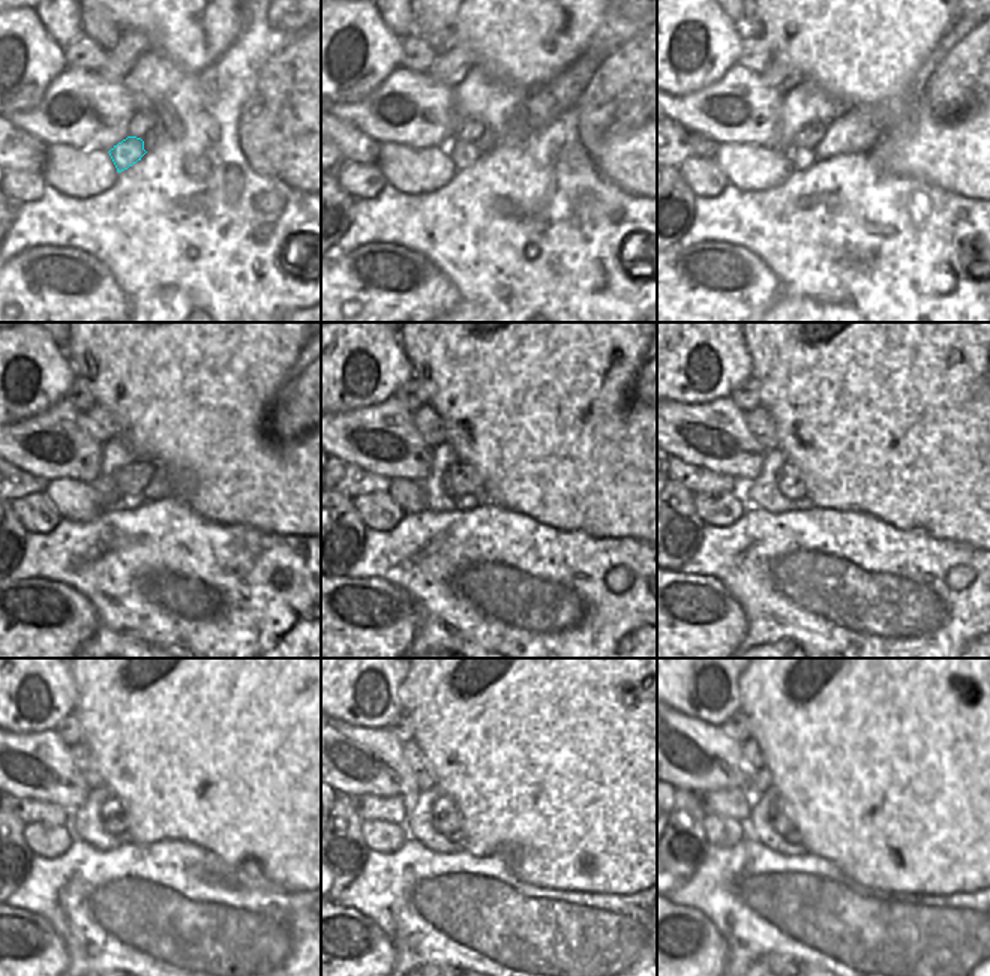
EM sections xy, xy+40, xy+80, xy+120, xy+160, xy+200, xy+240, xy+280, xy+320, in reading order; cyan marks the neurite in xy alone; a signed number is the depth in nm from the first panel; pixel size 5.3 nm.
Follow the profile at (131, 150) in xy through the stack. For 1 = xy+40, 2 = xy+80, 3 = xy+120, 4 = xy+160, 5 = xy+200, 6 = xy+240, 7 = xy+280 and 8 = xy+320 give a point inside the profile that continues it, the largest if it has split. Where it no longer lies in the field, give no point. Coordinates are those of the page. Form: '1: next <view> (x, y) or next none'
1: next xy+40 (462, 155)
2: next xy+80 (801, 159)
3: next xy+120 (126, 499)
4: next xy+160 (467, 502)
5: next xy+200 (803, 504)
6: next xy+240 (125, 838)
7: next xy+280 (458, 838)
8: next xy+320 (792, 837)

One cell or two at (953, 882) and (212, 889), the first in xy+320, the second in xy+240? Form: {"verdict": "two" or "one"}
{"verdict": "two"}

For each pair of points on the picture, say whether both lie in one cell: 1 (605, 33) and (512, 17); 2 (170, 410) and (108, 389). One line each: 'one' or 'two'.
1: two
2: one

